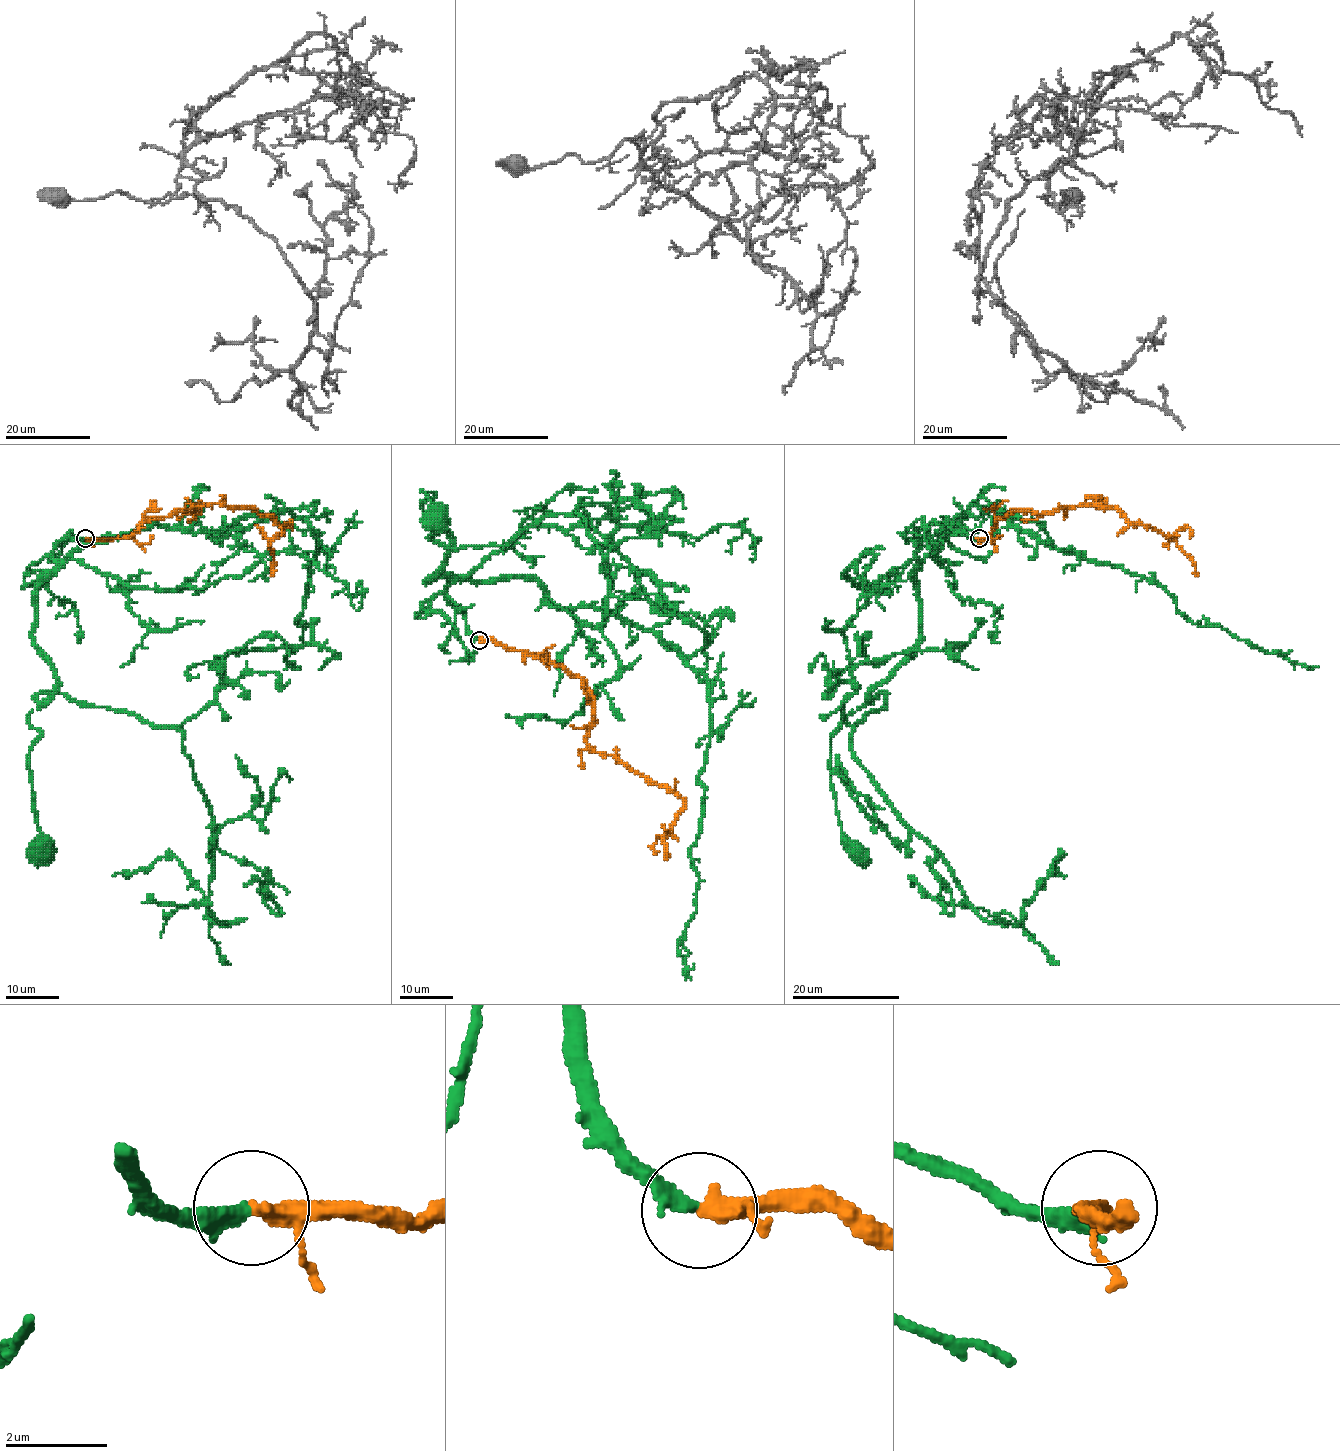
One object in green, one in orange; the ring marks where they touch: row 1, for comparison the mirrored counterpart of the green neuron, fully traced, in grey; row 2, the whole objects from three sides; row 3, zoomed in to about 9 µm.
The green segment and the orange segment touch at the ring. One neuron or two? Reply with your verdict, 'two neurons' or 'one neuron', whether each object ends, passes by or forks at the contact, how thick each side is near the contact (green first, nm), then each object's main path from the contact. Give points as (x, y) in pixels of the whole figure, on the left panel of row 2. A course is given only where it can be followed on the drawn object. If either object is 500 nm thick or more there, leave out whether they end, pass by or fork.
one neuron; green ends there; orange passes by; 320 nm thick on the green side, 260 nm on the other; green runs (85, 539), (53, 551), (37, 592), (33, 643), (57, 679), (29, 717), (39, 851); orange runs (85, 539), (128, 537), (145, 521), (199, 513), (193, 505), (252, 506), (290, 524), (270, 540), (271, 576)

